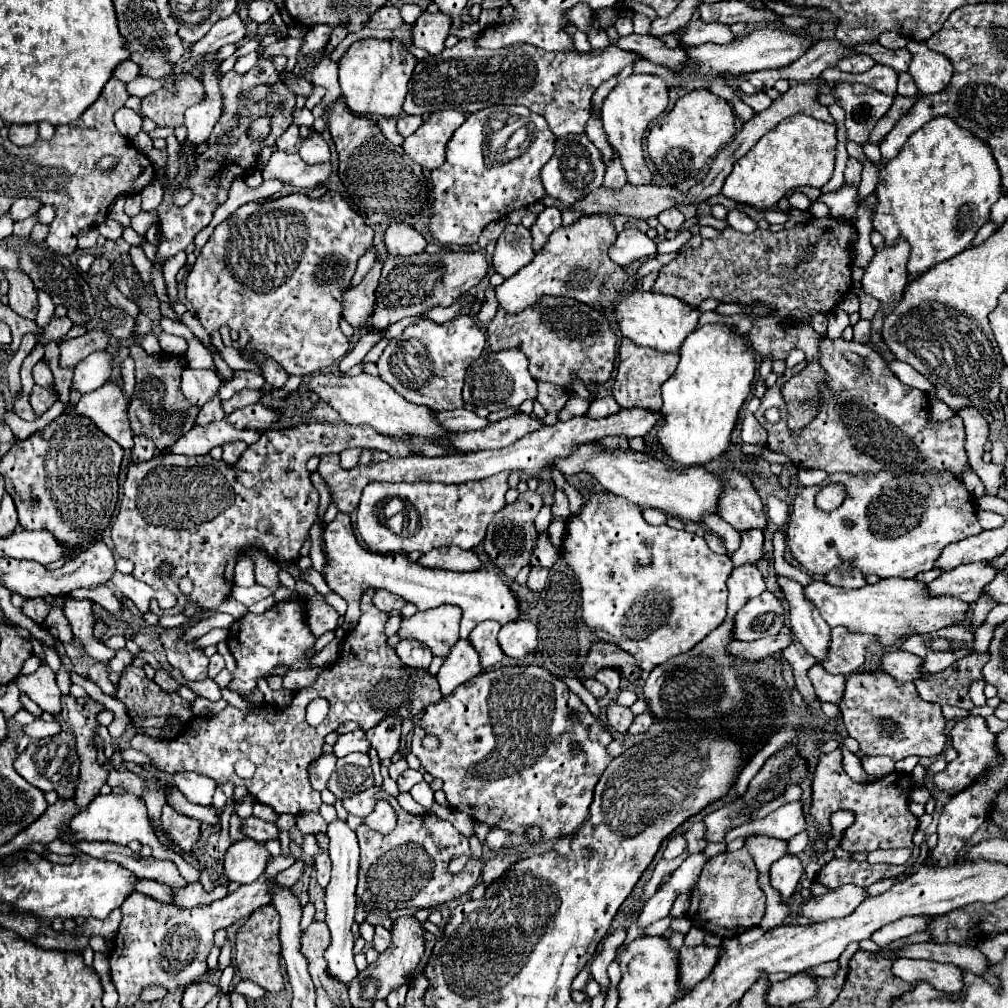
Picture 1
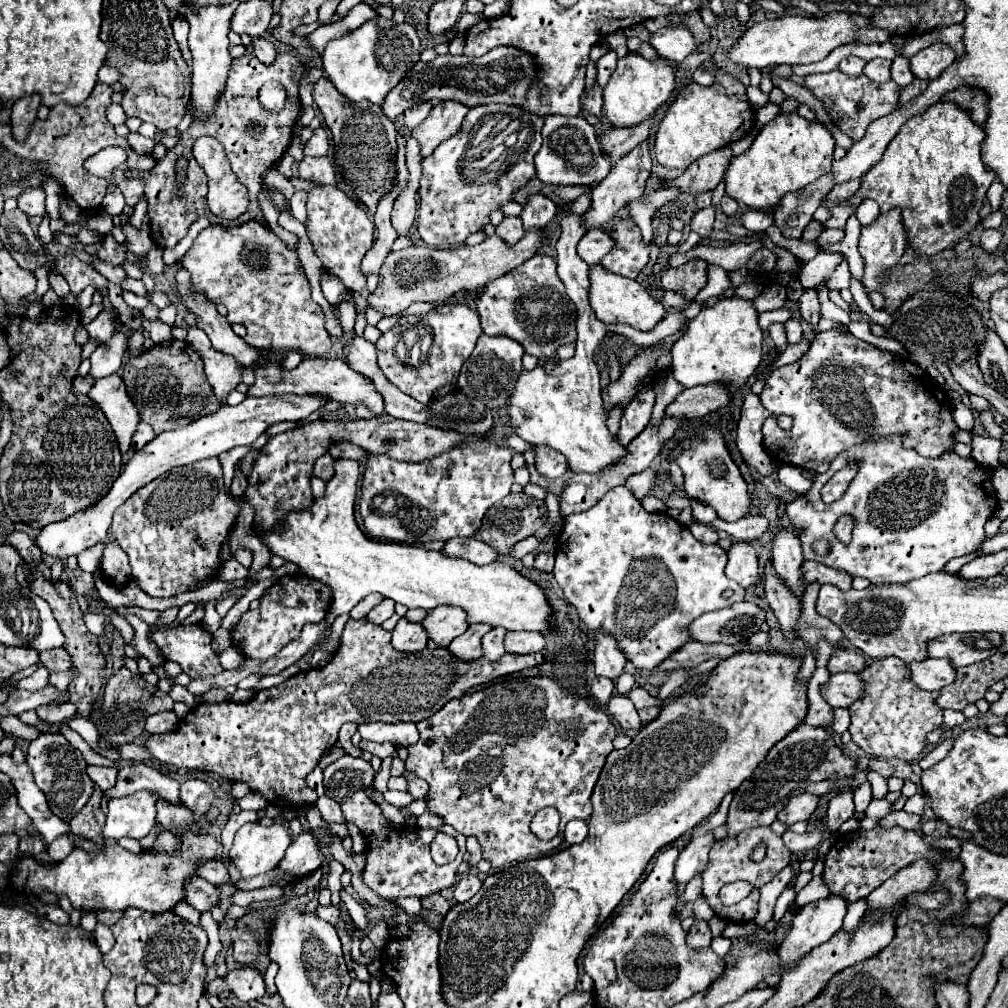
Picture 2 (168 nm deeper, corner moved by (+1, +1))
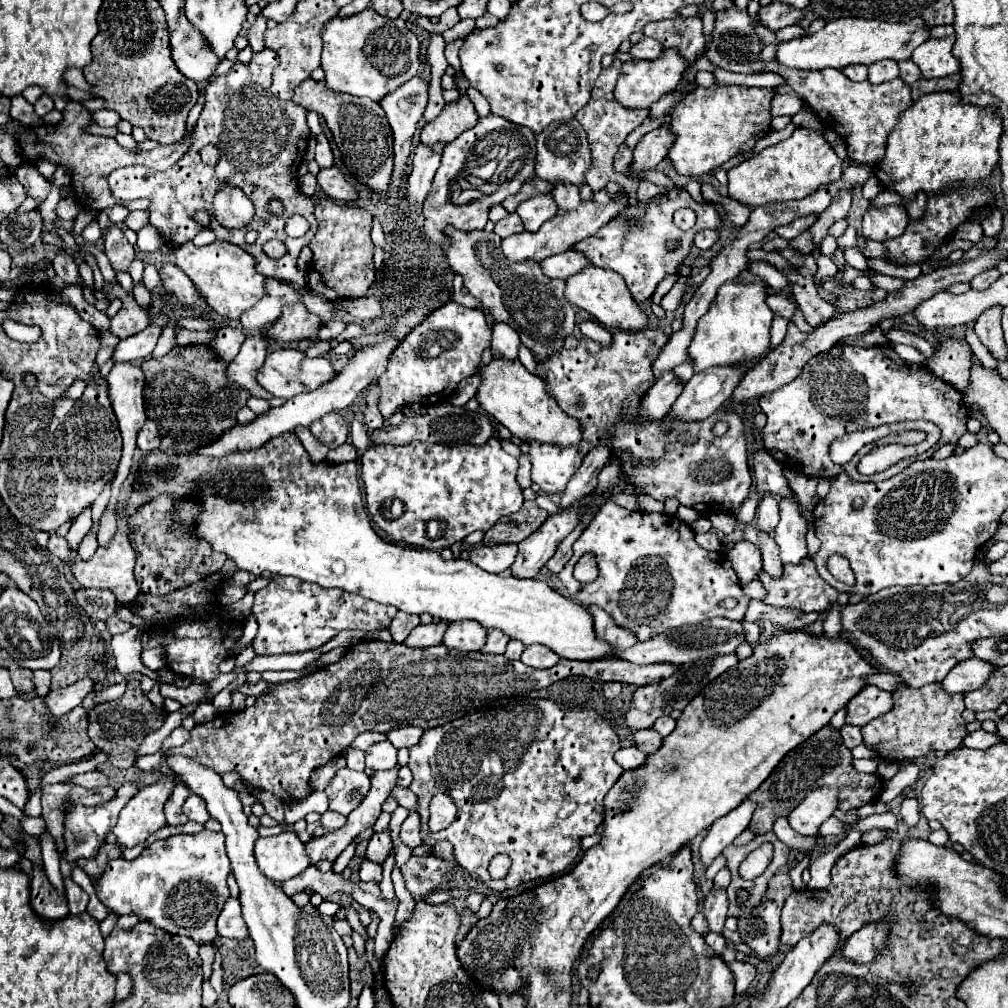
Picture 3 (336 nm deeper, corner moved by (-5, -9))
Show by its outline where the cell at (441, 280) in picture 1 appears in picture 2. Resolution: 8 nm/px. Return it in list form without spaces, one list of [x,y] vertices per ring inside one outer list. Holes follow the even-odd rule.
[[[528,230],[514,248],[510,248],[498,236],[488,236],[478,246],[460,246],[448,250],[412,246],[400,252],[390,252],[380,270],[380,284],[368,298],[368,304],[374,310],[382,312],[382,316],[392,316],[404,312],[414,302],[446,302],[460,290],[470,292],[484,288],[490,280],[496,280],[498,276],[504,276],[506,272],[518,268],[538,252],[542,242],[544,234]]]

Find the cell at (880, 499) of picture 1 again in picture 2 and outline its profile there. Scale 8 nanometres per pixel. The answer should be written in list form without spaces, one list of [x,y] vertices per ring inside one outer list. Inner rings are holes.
[[[898,438],[862,442],[848,450],[848,454],[848,458],[834,460],[828,472],[814,478],[806,494],[796,496],[786,506],[786,516],[798,530],[806,560],[846,570],[854,578],[868,578],[872,584],[910,582],[930,572],[940,572],[948,560],[974,552],[984,540],[984,522],[994,514],[998,500],[984,490],[992,488],[992,472],[976,460],[960,458],[958,454],[922,458],[918,452],[902,448]],[[852,462],[856,462],[858,474],[850,488],[840,500],[824,504],[820,488],[834,472]],[[842,514],[850,514],[856,520],[850,544],[842,544],[832,532],[836,518]],[[820,538],[830,542],[824,556],[812,548]]]

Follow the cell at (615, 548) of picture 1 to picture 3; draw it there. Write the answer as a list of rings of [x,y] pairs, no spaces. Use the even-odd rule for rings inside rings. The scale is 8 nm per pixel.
[[[606,502],[574,542],[574,554],[558,578],[576,602],[582,606],[598,604],[620,626],[632,630],[640,642],[654,638],[666,628],[698,624],[714,616],[742,620],[750,602],[740,588],[728,556],[700,548],[692,528],[678,516],[630,512],[614,502]],[[586,552],[596,554],[600,568],[598,578],[590,584],[582,584],[572,576],[574,564]],[[726,598],[736,598],[738,606],[732,610],[718,606]]]

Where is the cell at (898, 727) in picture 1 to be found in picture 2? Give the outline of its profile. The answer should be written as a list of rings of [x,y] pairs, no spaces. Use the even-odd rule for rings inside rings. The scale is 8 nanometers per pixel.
[[[898,658],[874,660],[870,666],[866,666],[862,672],[858,672],[858,676],[864,682],[864,692],[862,692],[862,700],[856,700],[848,708],[850,716],[852,716],[852,724],[848,728],[848,732],[852,734],[852,742],[858,744],[866,754],[878,756],[878,758],[900,758],[900,760],[906,760],[906,762],[914,762],[916,758],[924,756],[926,750],[928,750],[926,736],[942,724],[942,710],[934,702],[938,692],[920,690],[910,680],[906,664]]]

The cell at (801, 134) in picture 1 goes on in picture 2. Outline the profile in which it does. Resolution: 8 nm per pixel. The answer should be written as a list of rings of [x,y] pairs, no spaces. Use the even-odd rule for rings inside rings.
[[[796,112],[778,116],[760,130],[756,140],[744,154],[734,156],[734,160],[730,162],[730,168],[726,170],[726,176],[724,176],[726,178],[726,196],[734,198],[736,202],[744,202],[746,206],[750,206],[754,210],[770,210],[774,204],[780,202],[780,198],[786,192],[800,190],[806,184],[816,182],[822,174],[830,172],[832,162],[834,162],[832,152],[834,152],[834,136],[820,122],[806,120],[806,118],[798,116]]]

